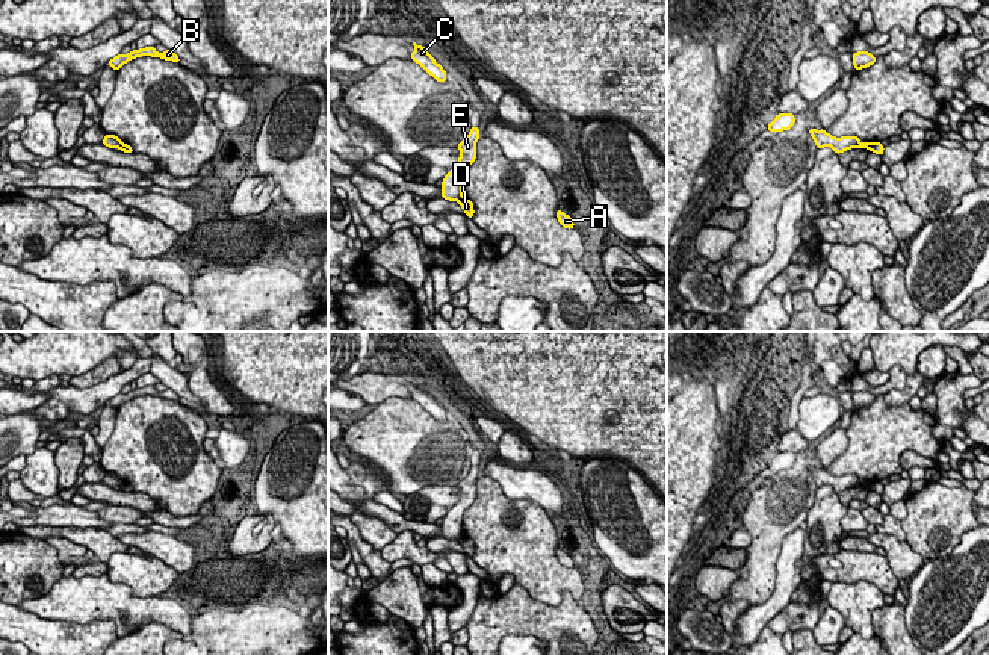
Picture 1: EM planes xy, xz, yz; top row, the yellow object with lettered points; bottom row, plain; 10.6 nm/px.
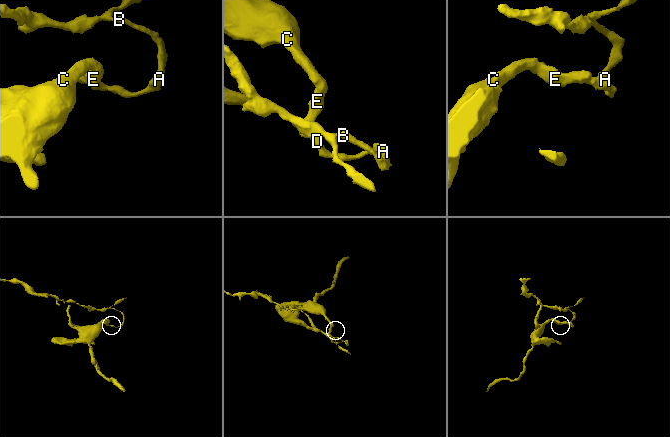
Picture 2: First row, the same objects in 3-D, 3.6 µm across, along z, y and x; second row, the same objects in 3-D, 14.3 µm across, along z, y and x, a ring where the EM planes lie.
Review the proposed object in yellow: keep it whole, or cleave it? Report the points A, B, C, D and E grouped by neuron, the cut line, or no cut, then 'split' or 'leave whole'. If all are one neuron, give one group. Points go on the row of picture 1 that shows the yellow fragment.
A B D / C E; cut in xz along (461, 195), (457, 200); split

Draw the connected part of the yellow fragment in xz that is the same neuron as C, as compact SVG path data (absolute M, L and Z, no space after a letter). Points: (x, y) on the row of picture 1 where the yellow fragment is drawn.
M413 42L416 50L411 54L411 61L417 62L428 74L431 74L437 82L448 82L446 71L439 65L434 57L425 50L425 47Z

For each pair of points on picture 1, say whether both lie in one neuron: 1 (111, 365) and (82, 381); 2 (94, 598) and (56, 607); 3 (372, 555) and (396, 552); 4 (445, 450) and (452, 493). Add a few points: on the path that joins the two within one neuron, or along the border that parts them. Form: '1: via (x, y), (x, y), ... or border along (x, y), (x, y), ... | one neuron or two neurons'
1: via (103, 371), (89, 378) | one neuron
2: via (85, 599), (65, 601) | one neuron
3: border along (380, 551), (380, 555), (390, 563) | two neurons
4: border along (457, 484), (422, 486), (416, 492) | two neurons

